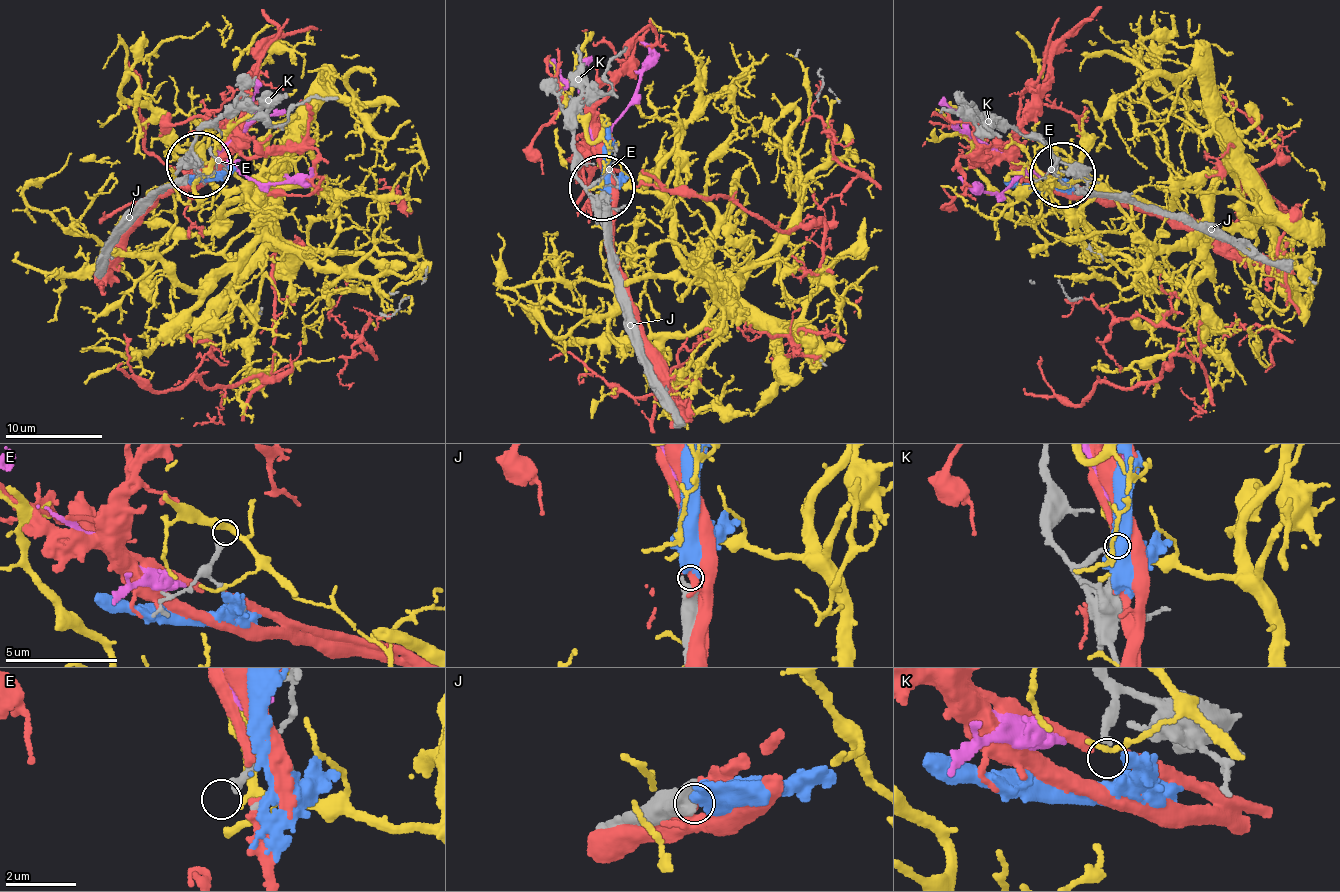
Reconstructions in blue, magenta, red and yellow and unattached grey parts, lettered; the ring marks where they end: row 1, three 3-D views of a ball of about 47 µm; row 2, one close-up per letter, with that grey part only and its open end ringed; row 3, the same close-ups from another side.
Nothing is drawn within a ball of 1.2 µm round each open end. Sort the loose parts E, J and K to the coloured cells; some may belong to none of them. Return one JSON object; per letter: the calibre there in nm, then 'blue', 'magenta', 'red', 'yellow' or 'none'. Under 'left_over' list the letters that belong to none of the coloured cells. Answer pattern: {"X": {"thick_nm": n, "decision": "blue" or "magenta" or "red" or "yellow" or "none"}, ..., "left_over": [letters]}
{"E": {"thick_nm": 220, "decision": "yellow"}, "J": {"thick_nm": 150, "decision": "blue"}, "K": {"thick_nm": 190, "decision": "none"}, "left_over": ["K"]}

